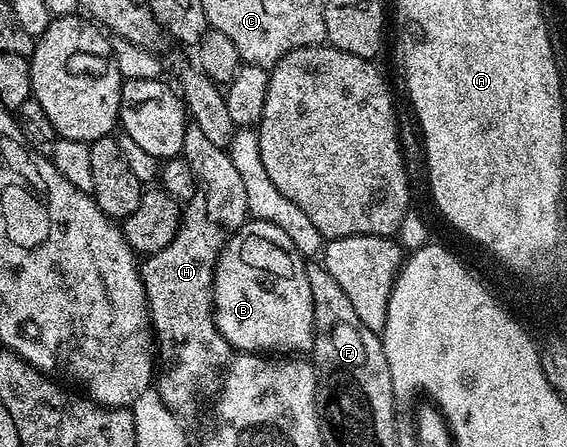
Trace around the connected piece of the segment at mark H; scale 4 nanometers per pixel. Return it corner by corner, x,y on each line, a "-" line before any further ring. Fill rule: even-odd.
188,121
185,128
181,156
192,169
195,191
182,207
182,218
175,239
156,254
146,255
141,262
141,273
147,297
147,313
157,343
157,389
163,403
180,419
188,420
199,410
199,393
203,385
226,367
233,354
233,348
215,326
215,265
225,244
248,221
249,213
245,183
241,181
230,153
224,147
205,140
205,132
201,132
201,128
197,128
193,121

